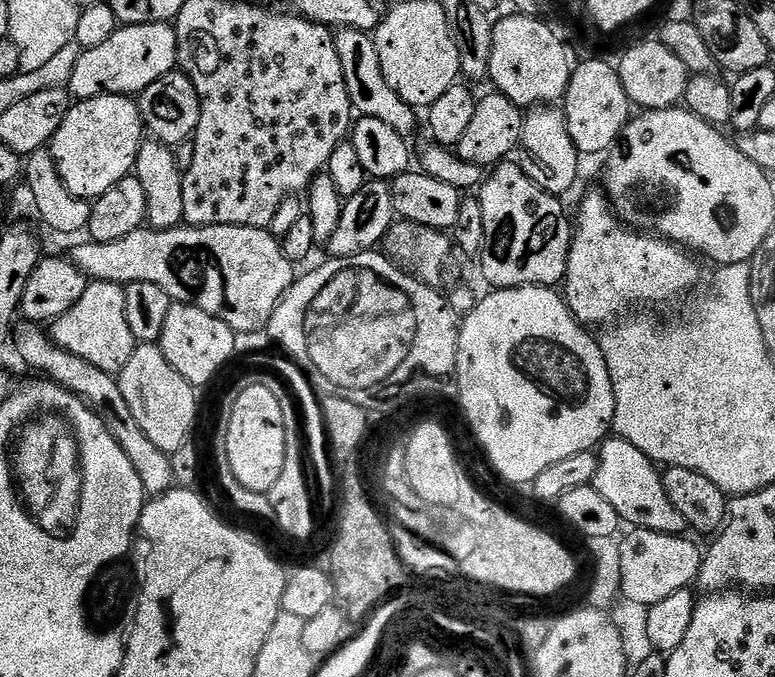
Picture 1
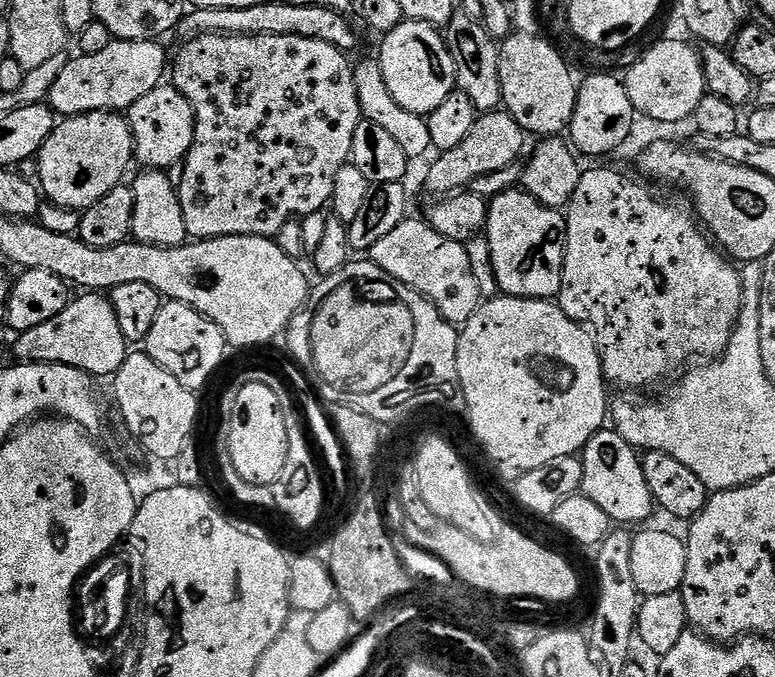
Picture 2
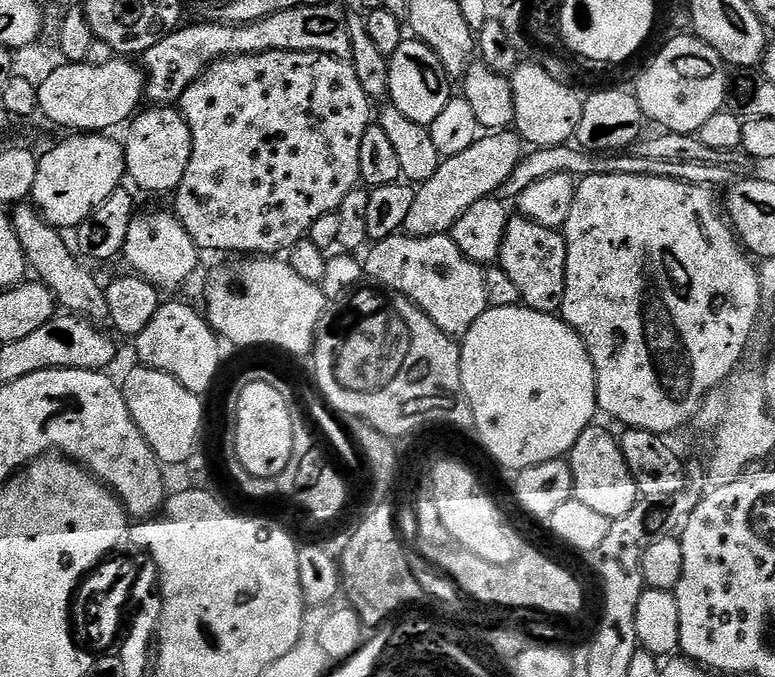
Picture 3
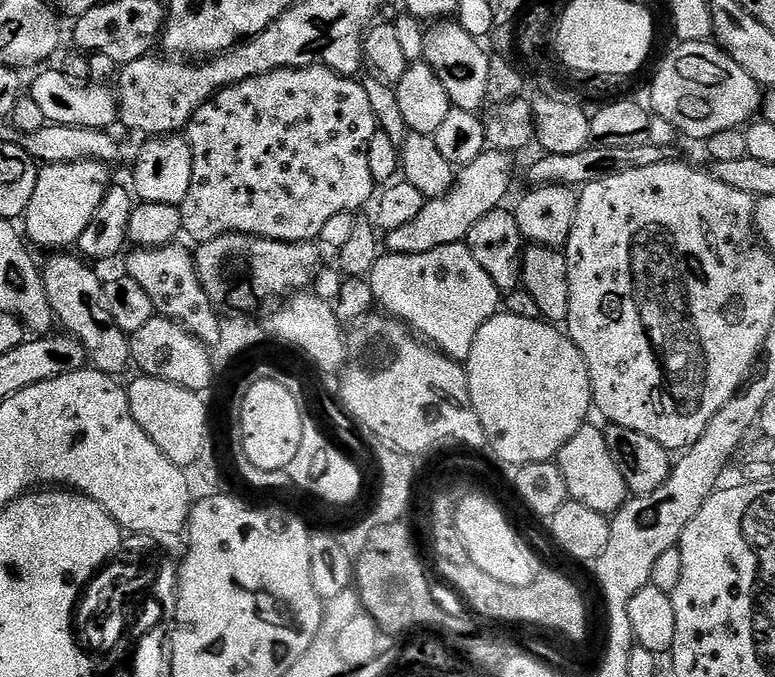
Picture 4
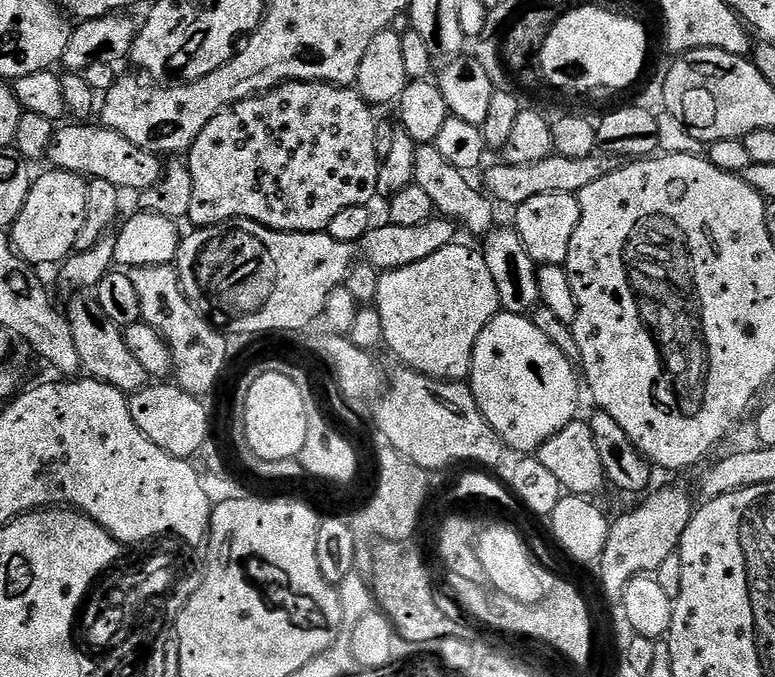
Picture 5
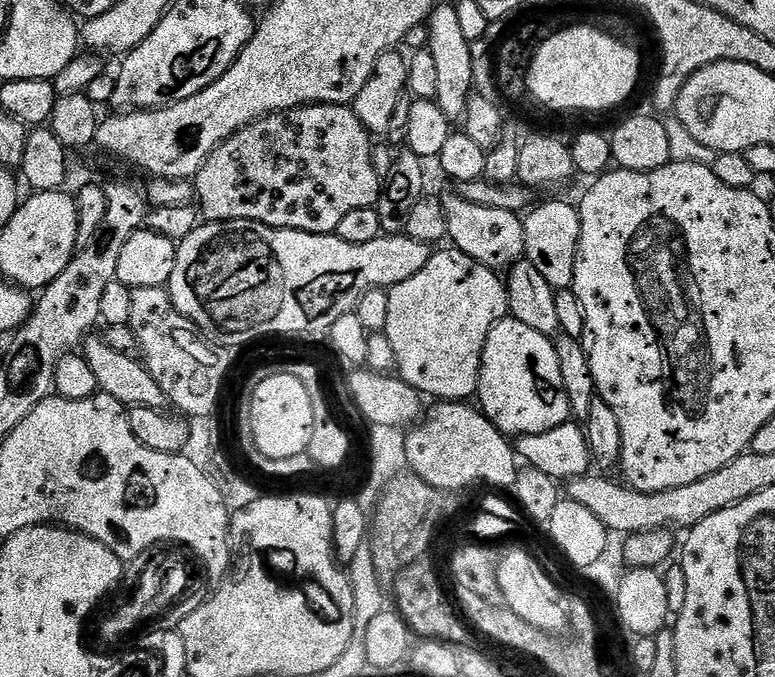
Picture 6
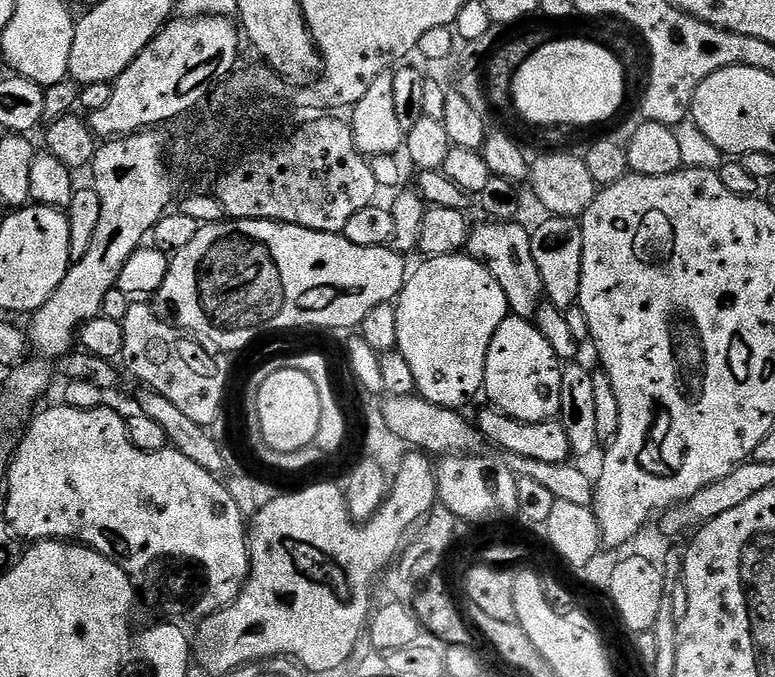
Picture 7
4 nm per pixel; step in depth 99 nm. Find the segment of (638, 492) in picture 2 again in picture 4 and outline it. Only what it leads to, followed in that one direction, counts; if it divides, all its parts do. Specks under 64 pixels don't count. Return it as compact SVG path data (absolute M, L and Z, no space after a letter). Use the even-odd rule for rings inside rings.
M592 422L583 424L578 434L574 434L574 438L570 438L566 446L562 446L554 462L560 468L569 497L577 504L590 506L590 510L614 514L630 499L628 487L618 465L614 463L614 458L610 458L603 427L595 428Z

